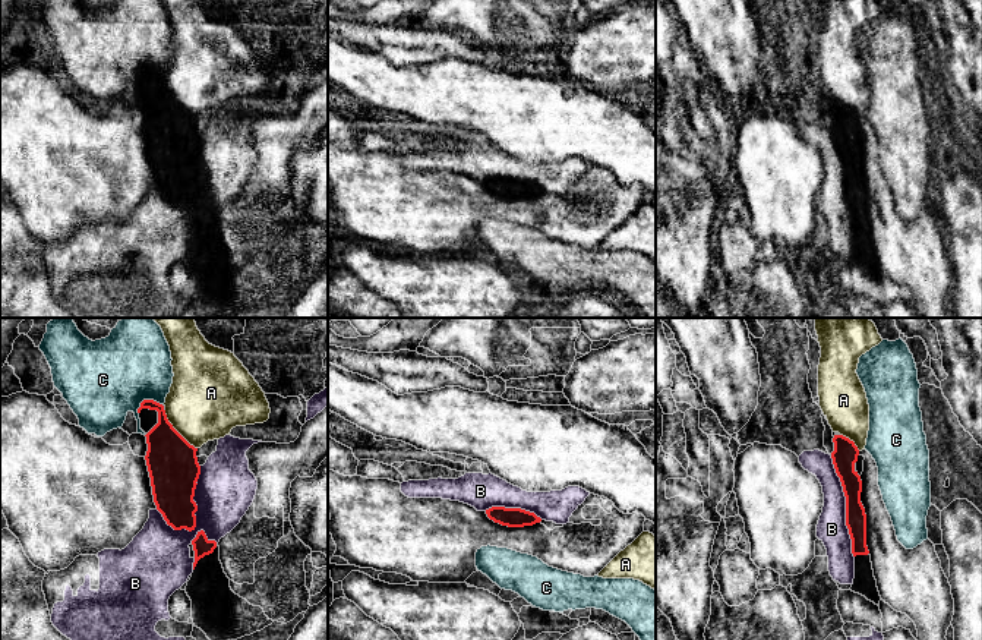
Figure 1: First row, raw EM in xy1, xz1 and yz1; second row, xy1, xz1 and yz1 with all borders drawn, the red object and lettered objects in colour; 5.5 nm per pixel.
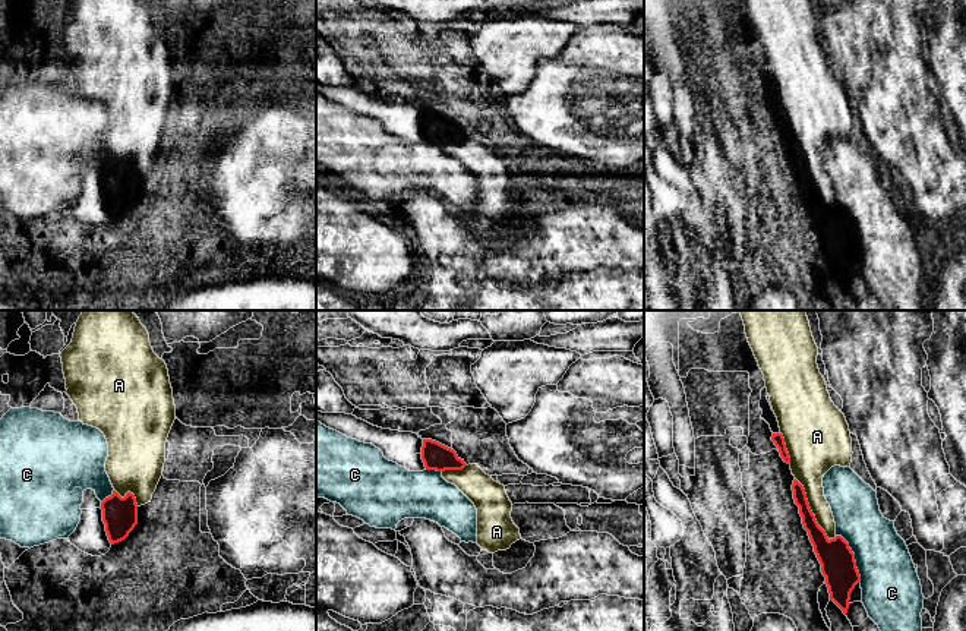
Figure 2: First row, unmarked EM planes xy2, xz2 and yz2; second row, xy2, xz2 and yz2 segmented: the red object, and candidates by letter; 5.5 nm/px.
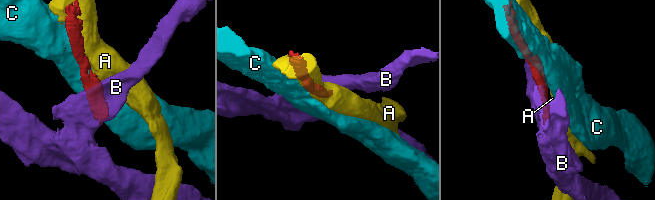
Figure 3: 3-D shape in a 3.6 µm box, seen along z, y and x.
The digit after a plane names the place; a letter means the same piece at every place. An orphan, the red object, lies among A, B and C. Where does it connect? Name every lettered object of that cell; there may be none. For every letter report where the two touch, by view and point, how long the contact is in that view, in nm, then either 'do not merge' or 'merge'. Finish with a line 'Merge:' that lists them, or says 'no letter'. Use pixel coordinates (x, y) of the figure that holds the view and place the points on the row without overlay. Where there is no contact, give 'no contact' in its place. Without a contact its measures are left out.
A: yz2 (810, 182) | 400 nm | do not merge
B: xy1 (196, 179) | 380 nm | do not merge
C: yz2 (854, 229) | 300 nm | do not merge
Merge: no letter

